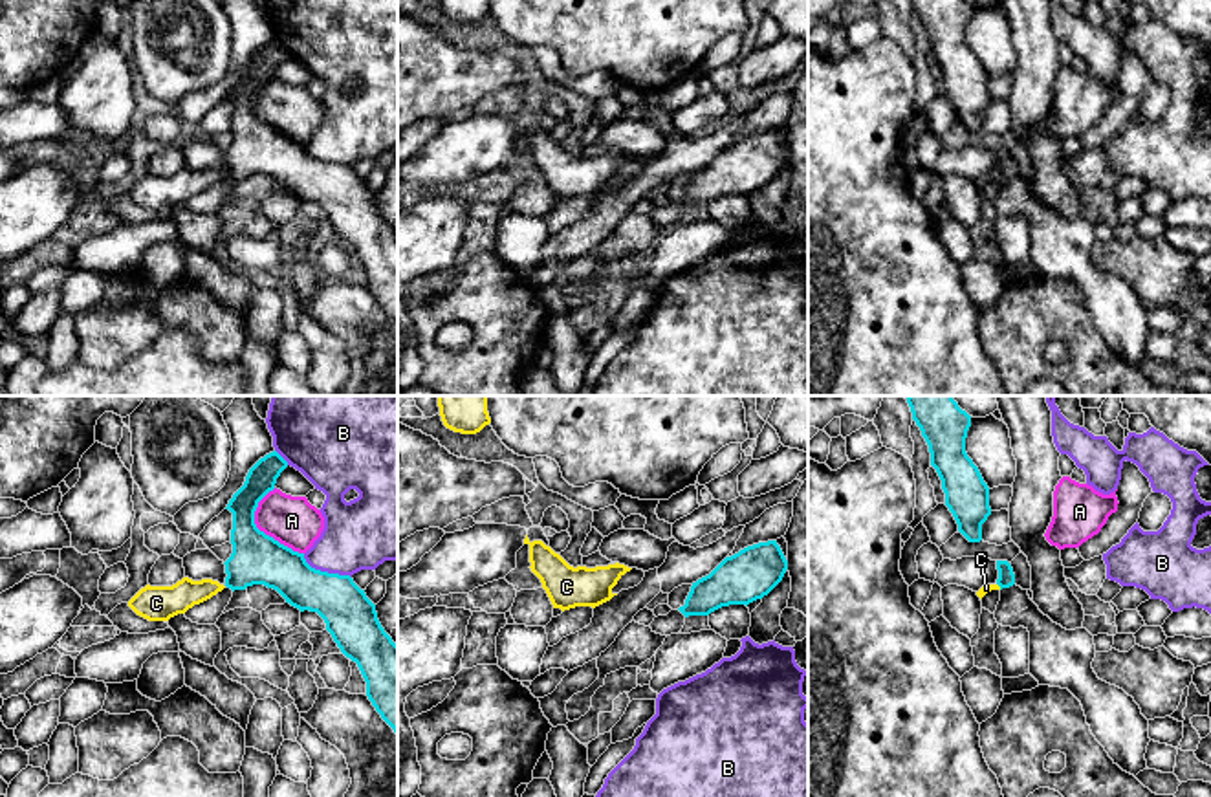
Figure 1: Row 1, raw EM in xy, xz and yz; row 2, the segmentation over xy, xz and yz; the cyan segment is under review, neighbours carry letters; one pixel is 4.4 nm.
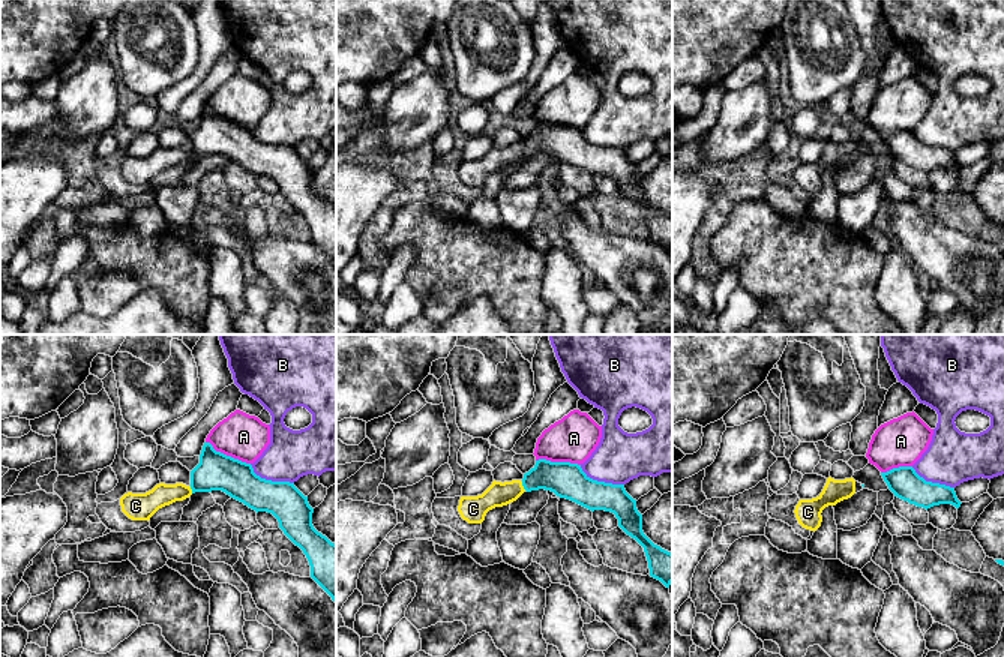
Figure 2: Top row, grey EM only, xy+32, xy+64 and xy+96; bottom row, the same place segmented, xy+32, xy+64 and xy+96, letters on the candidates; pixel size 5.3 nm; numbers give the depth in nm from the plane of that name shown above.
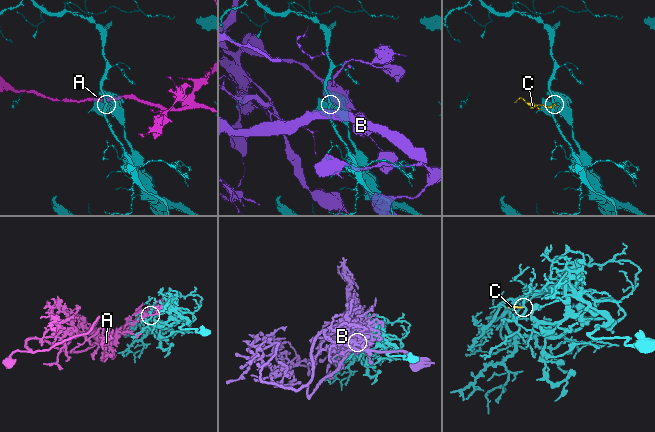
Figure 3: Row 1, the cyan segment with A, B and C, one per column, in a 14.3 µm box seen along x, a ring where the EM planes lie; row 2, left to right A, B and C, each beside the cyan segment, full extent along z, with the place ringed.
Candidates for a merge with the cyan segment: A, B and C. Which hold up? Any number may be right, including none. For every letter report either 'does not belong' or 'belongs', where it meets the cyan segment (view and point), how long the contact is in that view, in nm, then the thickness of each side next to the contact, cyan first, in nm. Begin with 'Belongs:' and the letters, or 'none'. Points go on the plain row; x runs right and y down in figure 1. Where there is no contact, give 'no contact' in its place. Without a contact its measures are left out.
Belongs: none
A: does not belong; contact xy (259, 120); length 320 nm; calibres 220 and 220 nm
B: does not belong; contact xy (325, 162); length 240 nm; calibres 220 and 300 nm
C: does not belong; contact yz (999, 174); length 40 nm; calibres 80 and 40 nm

